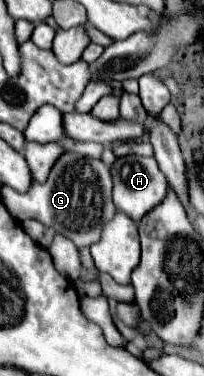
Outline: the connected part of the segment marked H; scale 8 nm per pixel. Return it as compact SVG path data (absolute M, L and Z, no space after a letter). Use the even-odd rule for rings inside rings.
M127 155L115 159L111 165L111 177L113 177L113 203L119 211L129 215L135 223L141 221L141 217L153 209L153 205L161 203L167 193L167 181L161 173L157 161L153 157L139 157L139 155Z

